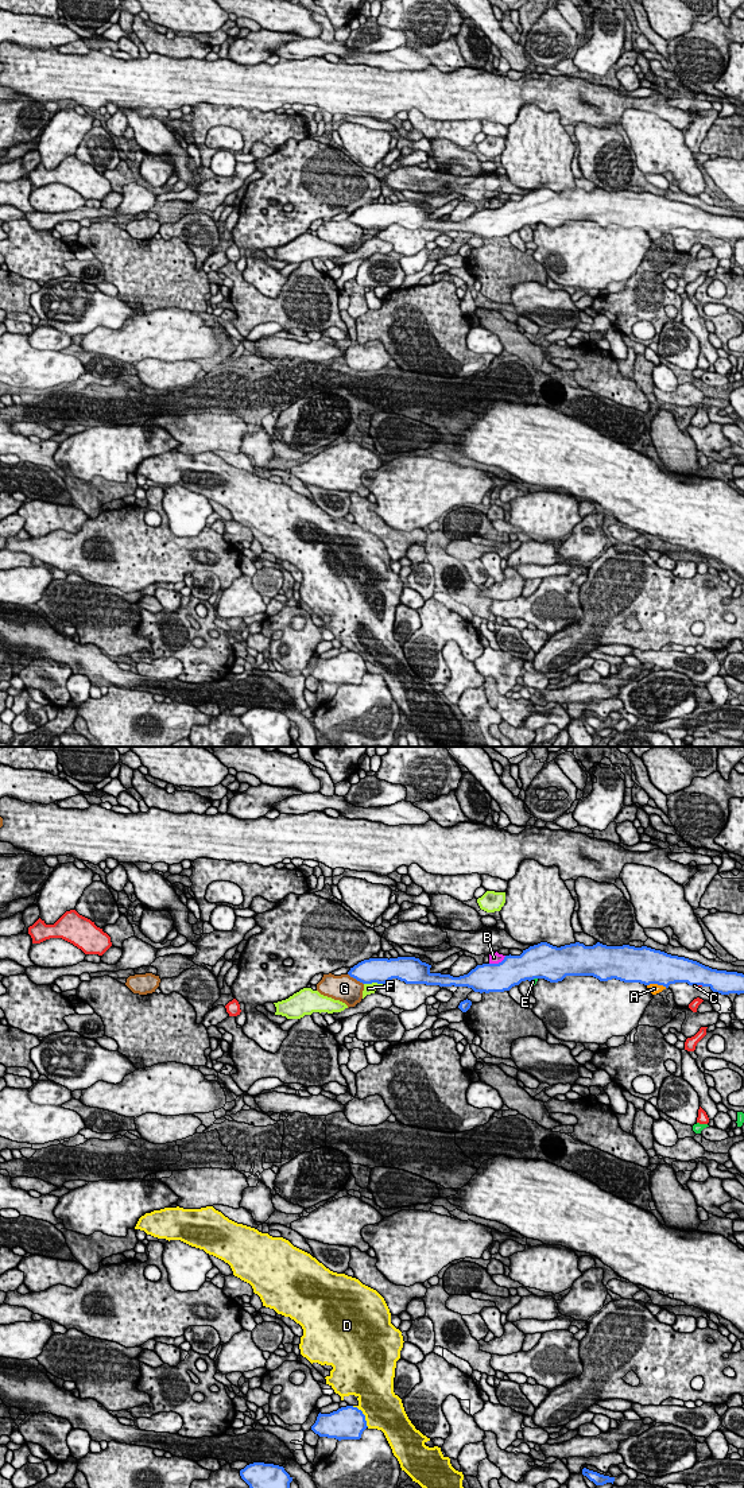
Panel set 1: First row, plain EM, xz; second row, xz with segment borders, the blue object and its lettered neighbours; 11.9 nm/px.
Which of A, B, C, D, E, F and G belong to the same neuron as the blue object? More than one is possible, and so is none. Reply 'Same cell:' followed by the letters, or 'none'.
Same cell: none

